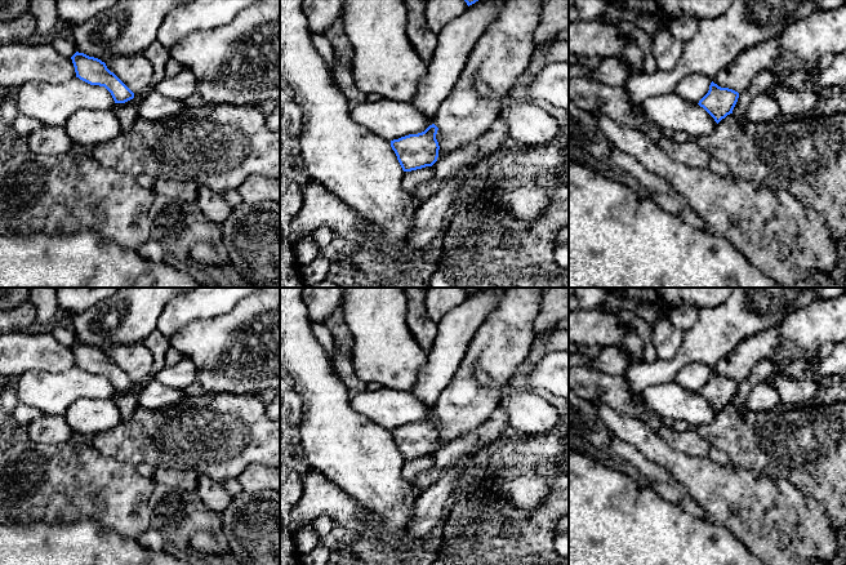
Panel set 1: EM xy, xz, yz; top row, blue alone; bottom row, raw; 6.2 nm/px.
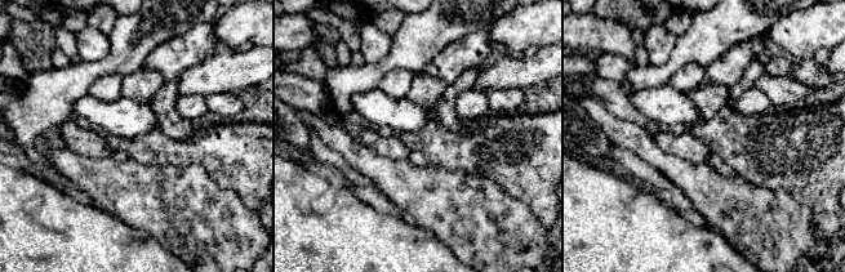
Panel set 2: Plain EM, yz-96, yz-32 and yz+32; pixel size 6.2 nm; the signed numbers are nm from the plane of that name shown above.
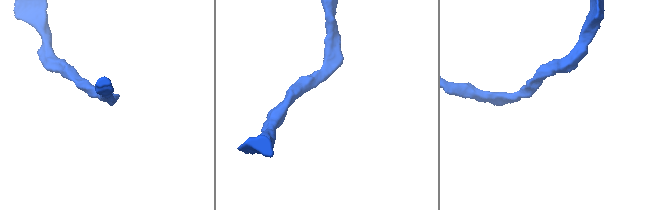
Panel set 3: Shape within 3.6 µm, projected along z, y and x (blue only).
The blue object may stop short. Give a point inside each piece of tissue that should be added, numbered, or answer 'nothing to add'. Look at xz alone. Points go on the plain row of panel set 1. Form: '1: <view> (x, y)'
nothing to add

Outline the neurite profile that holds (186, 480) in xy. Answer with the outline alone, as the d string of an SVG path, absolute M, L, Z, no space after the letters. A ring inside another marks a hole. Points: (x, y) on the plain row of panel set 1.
M153 467L155 484L166 485L183 491L196 490L199 475L191 470L178 471L166 467Z

